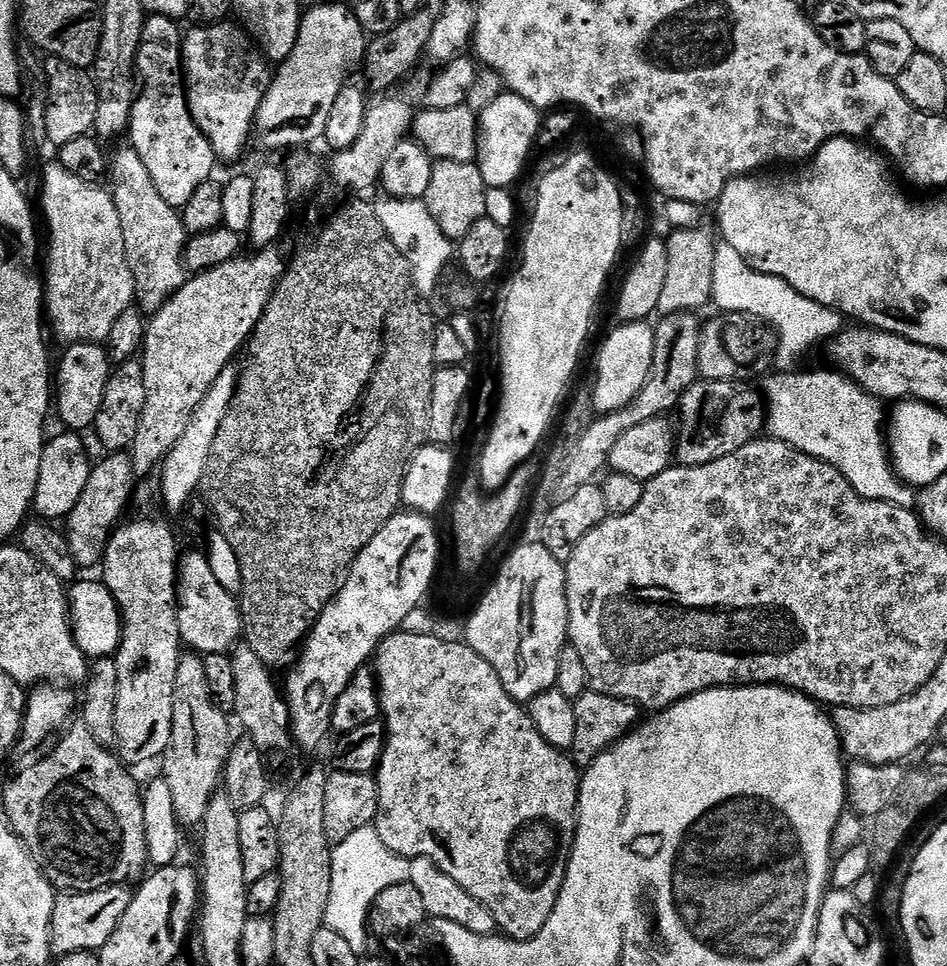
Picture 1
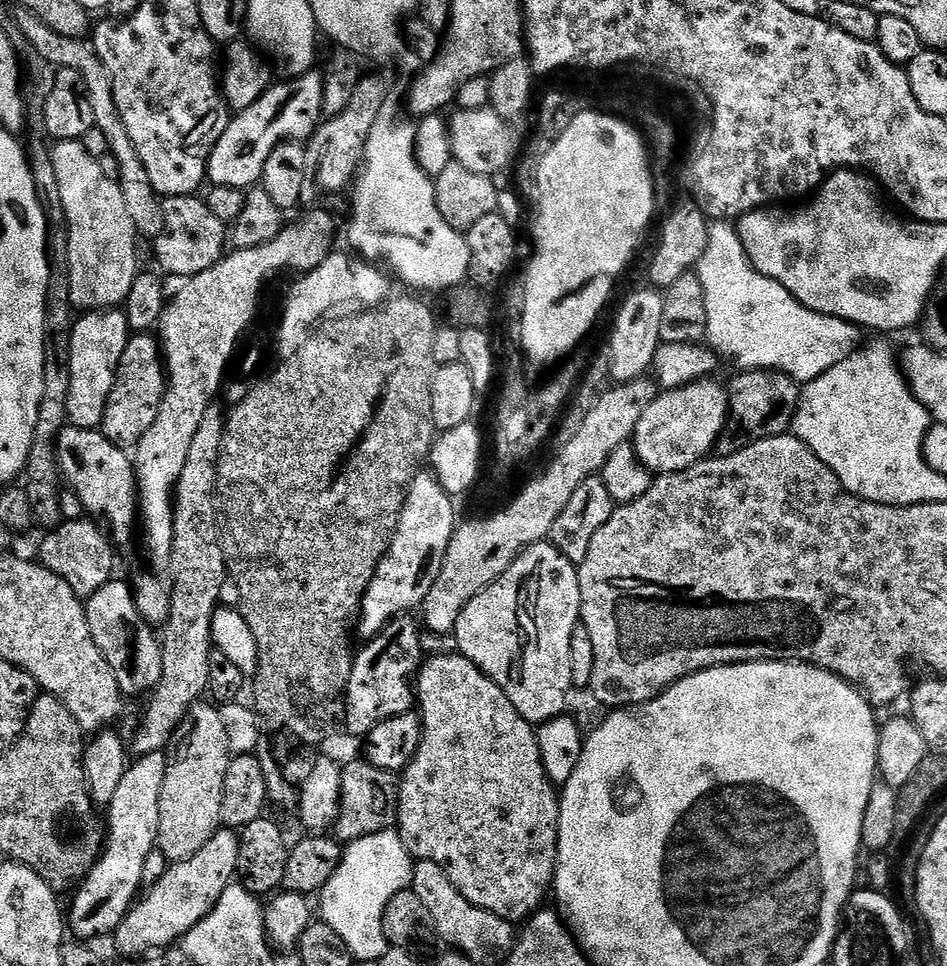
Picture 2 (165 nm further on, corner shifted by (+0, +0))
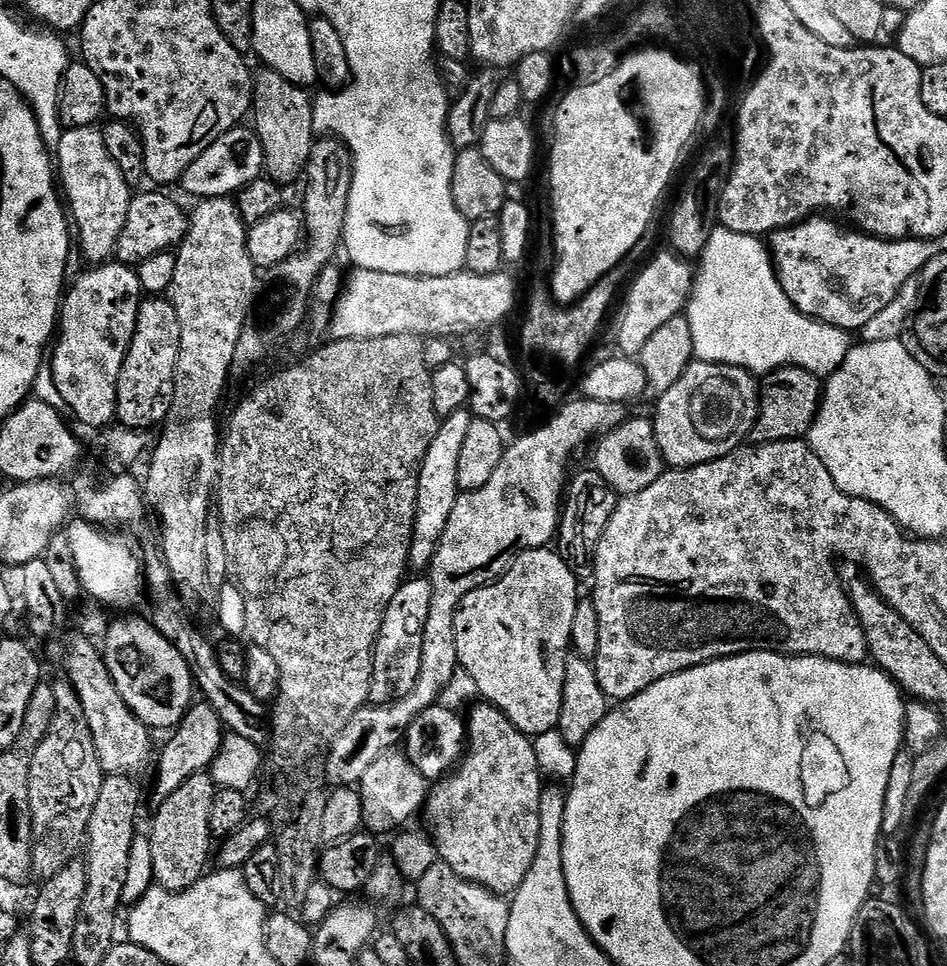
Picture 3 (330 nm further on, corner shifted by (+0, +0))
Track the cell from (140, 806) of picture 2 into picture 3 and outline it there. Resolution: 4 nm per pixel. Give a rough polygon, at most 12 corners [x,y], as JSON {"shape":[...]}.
{"shape":[[193,703],[159,749],[153,801],[208,772],[226,729]]}

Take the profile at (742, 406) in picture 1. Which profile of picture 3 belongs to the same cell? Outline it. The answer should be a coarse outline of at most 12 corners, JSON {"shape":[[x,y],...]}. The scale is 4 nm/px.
{"shape":[[778,368],[759,381],[753,445],[816,423],[821,377]]}

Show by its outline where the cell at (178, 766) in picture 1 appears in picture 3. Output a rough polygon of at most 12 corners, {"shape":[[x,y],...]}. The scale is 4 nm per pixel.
{"shape":[[208,772],[159,801],[153,874],[185,892],[213,855]]}

